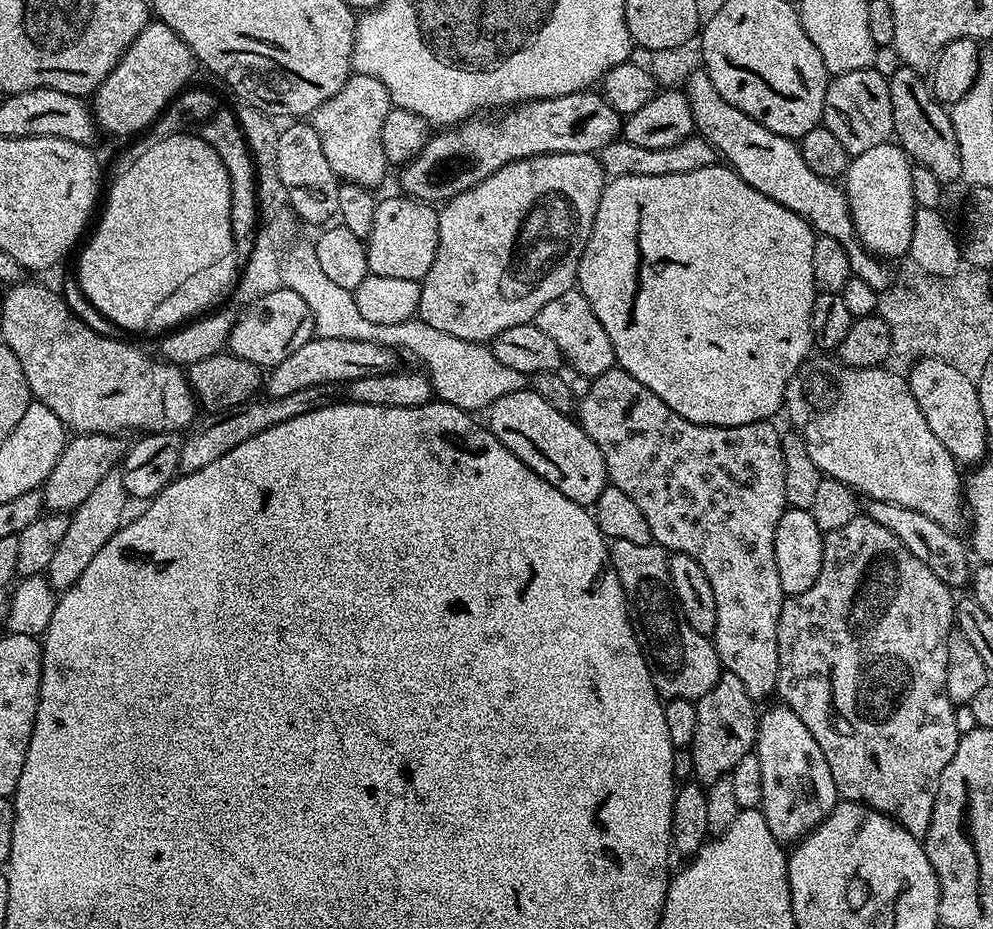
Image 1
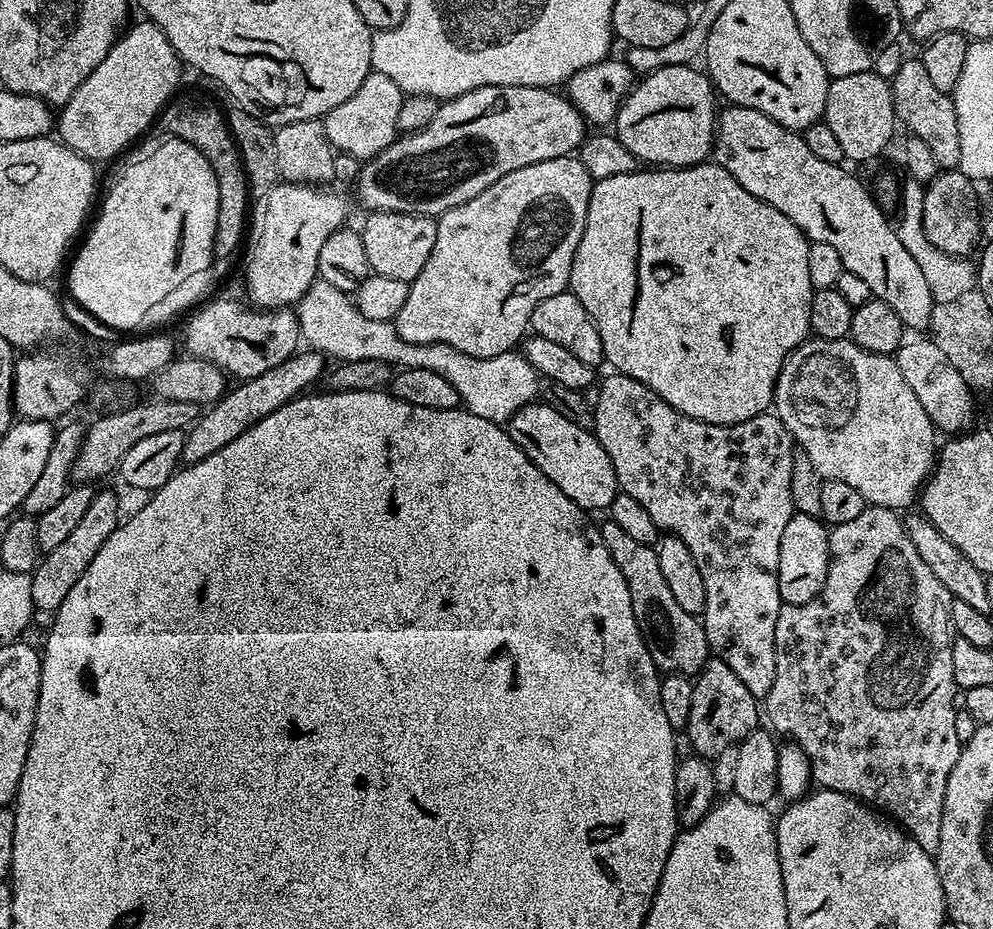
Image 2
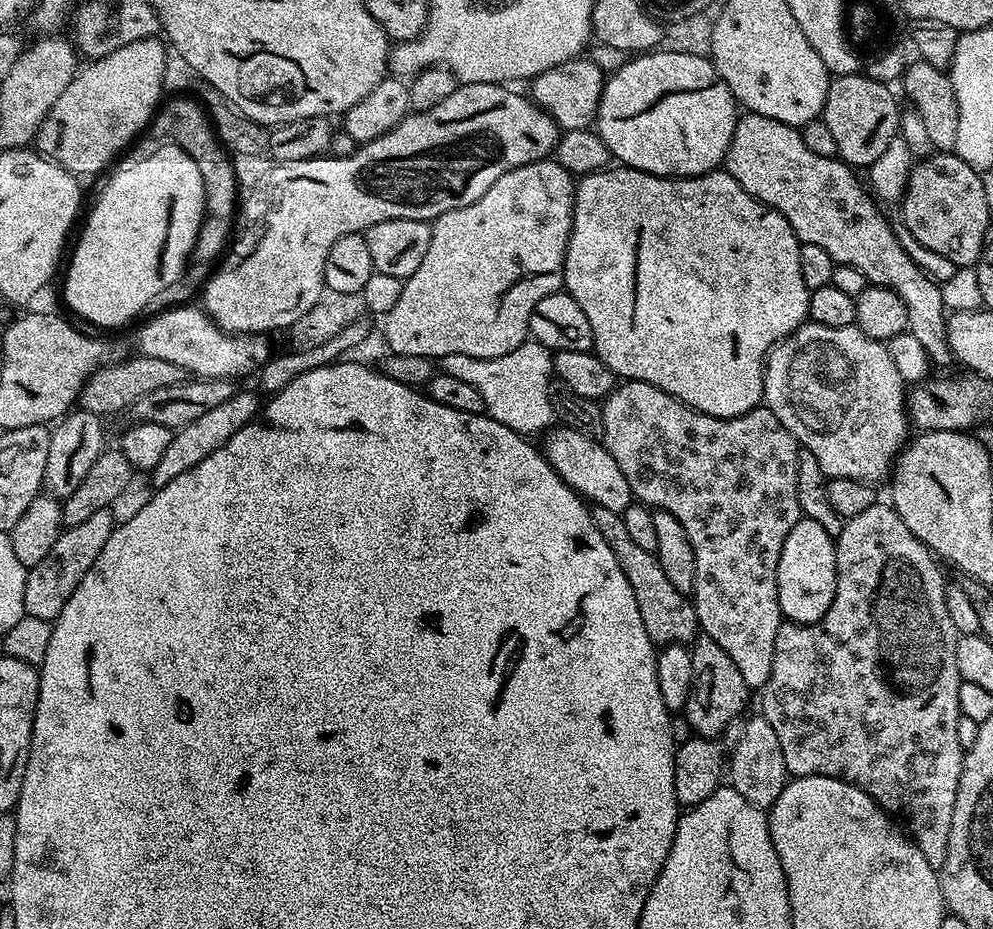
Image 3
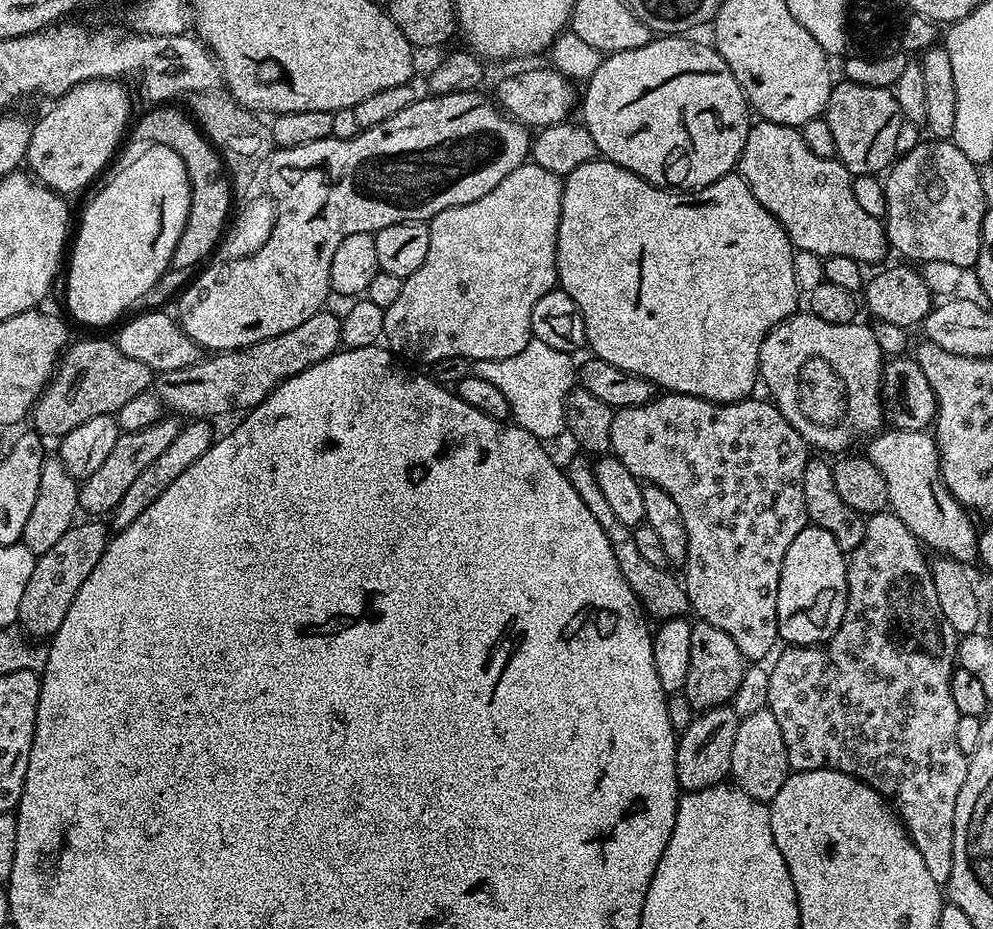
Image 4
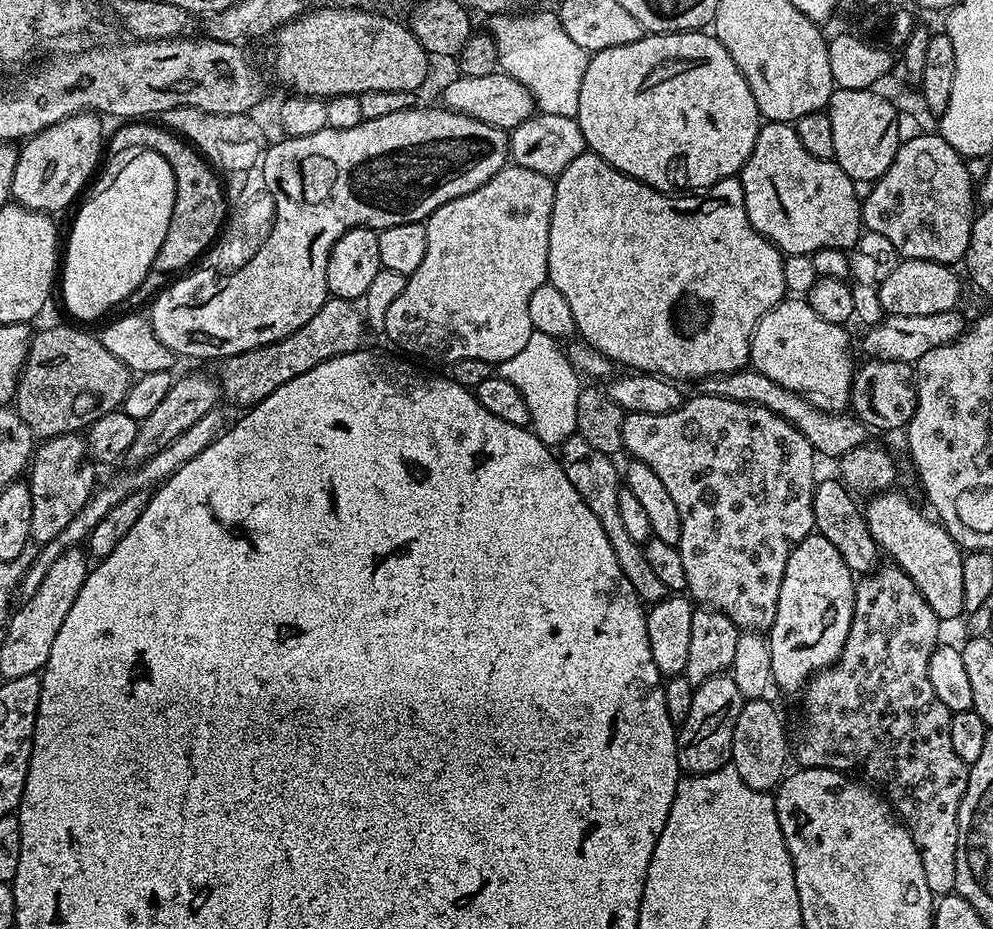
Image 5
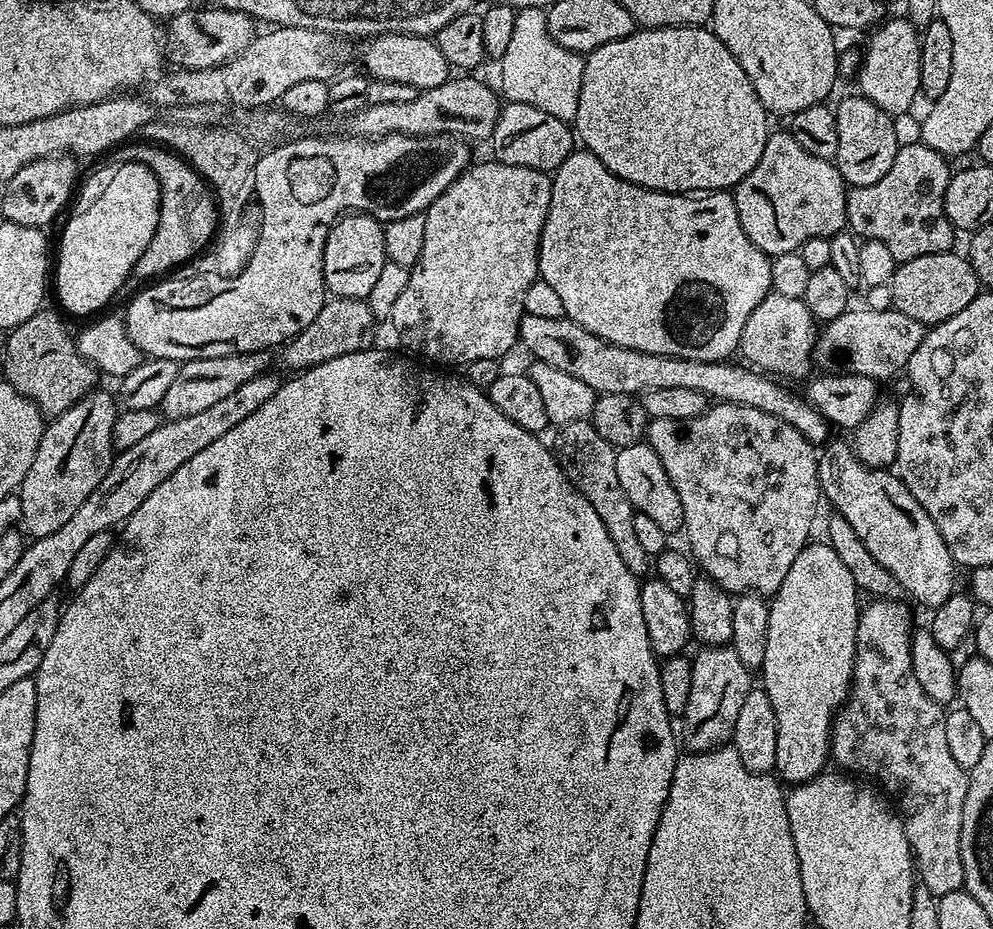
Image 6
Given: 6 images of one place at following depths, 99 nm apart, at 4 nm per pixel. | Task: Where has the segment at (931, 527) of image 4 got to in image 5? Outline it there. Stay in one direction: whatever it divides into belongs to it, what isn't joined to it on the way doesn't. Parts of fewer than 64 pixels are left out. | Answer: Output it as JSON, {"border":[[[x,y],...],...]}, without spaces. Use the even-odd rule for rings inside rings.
{"border":[[[755,370],[731,372],[729,376],[708,376],[699,381],[698,388],[706,396],[730,398],[734,402],[746,402],[747,404],[761,404],[766,410],[778,414],[783,420],[790,422],[790,426],[797,428],[806,438],[806,442],[810,442],[812,451],[821,457],[838,458],[842,454],[854,450],[859,444],[869,443],[870,440],[868,425],[857,420],[855,415],[818,410],[818,406],[814,406],[798,394],[794,394],[794,390],[786,390],[786,386],[778,386],[778,382],[766,378],[766,374]]]}

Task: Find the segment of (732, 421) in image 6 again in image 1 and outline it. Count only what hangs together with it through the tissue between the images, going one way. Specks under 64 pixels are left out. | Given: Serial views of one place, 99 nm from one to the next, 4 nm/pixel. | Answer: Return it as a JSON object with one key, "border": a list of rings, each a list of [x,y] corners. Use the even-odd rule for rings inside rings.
{"border":[[[619,366],[606,370],[606,374],[595,377],[589,384],[592,385],[585,390],[584,397],[581,400],[579,397],[578,400],[578,412],[580,408],[578,423],[584,429],[584,433],[592,439],[594,446],[602,450],[606,458],[611,487],[622,490],[622,494],[630,494],[631,500],[638,505],[638,510],[642,510],[646,522],[650,522],[652,539],[655,543],[669,553],[686,554],[694,558],[698,566],[702,566],[706,578],[710,578],[710,590],[714,590],[714,606],[718,610],[718,626],[714,643],[723,671],[734,674],[734,678],[741,680],[742,686],[746,686],[746,694],[750,694],[752,700],[763,702],[768,695],[771,697],[775,693],[778,682],[778,614],[782,610],[785,598],[782,582],[778,582],[778,562],[774,558],[774,530],[778,526],[778,518],[782,518],[784,509],[788,507],[786,462],[782,462],[782,442],[780,441],[781,429],[776,429],[775,423],[766,420],[750,422],[742,426],[710,426],[690,422],[682,418],[682,414],[670,410],[670,406],[666,406],[666,402],[662,402],[662,398],[658,398],[654,390],[646,390],[646,386],[638,382],[638,378],[634,378]]]}

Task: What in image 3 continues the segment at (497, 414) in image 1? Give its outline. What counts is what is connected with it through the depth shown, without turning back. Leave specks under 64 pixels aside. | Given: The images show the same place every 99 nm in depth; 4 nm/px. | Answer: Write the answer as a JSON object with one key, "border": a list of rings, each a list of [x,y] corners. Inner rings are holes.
{"border":[[[563,426],[553,427],[547,436],[548,441],[542,444],[542,451],[553,470],[576,491],[577,496],[589,505],[621,514],[634,503],[630,482],[626,482],[626,474],[622,474],[618,462],[610,458],[599,439]]]}

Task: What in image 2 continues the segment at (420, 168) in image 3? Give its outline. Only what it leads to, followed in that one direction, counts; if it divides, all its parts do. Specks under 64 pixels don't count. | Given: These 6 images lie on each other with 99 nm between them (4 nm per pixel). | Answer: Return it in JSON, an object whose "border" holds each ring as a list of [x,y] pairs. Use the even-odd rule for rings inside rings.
{"border":[[[483,84],[481,88],[470,90],[466,94],[456,96],[453,100],[443,101],[438,114],[434,114],[434,118],[430,118],[429,125],[417,132],[401,135],[389,148],[382,150],[382,154],[378,154],[373,160],[367,161],[361,167],[359,179],[354,184],[356,196],[360,199],[361,206],[364,207],[364,210],[373,212],[405,212],[406,214],[438,218],[443,212],[458,206],[462,202],[470,202],[470,198],[474,198],[474,194],[482,194],[482,190],[486,190],[486,186],[498,182],[498,178],[510,174],[510,170],[522,170],[522,166],[530,166],[534,162],[550,162],[550,158],[562,158],[563,156],[573,155],[579,149],[580,143],[584,141],[586,121],[583,114],[570,103],[567,95],[560,93],[559,96],[558,93],[559,91],[551,88]],[[278,182],[268,191],[269,210],[265,221],[264,234],[261,236],[260,248],[257,249],[257,257],[248,260],[248,296],[257,309],[271,310],[274,308],[286,308],[299,304],[306,290],[318,279],[318,253],[330,234],[345,227],[348,216],[348,204],[336,192],[324,192],[323,187],[311,184],[290,184]]]}

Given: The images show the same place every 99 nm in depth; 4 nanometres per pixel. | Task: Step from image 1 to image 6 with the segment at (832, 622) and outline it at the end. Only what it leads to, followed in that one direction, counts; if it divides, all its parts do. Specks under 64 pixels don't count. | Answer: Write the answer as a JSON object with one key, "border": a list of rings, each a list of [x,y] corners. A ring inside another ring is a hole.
{"border":[[[873,599],[865,603],[860,610],[858,618],[858,630],[856,631],[856,657],[854,658],[854,670],[852,671],[852,688],[848,692],[848,698],[844,702],[843,708],[836,713],[836,718],[832,722],[832,746],[830,756],[833,761],[837,760],[841,764],[839,767],[845,773],[861,772],[868,776],[876,768],[876,776],[880,779],[880,784],[896,799],[895,807],[904,826],[904,833],[908,839],[908,845],[912,848],[915,867],[918,869],[918,880],[930,890],[937,898],[946,894],[954,894],[964,887],[964,875],[962,874],[962,850],[960,849],[960,839],[962,838],[962,806],[966,802],[966,790],[968,789],[969,773],[958,762],[954,762],[954,757],[950,755],[950,745],[946,742],[946,712],[941,705],[936,704],[922,690],[918,678],[914,678],[914,666],[912,665],[912,616],[908,613],[907,603],[899,600]]]}

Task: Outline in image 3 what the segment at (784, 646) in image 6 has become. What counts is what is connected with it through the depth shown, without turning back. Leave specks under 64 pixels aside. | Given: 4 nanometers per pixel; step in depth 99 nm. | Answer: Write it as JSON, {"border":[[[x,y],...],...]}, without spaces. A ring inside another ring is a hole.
{"border":[[[802,518],[786,534],[786,542],[782,542],[782,554],[778,558],[778,602],[780,615],[785,621],[794,624],[816,624],[830,610],[830,602],[834,602],[836,593],[836,541],[818,522]]]}

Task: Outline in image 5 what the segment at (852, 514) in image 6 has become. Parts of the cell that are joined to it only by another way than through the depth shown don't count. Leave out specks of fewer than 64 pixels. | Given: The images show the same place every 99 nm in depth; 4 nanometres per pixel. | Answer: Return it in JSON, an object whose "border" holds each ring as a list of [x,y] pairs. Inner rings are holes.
{"border":[[[900,490],[882,492],[878,496],[873,496],[867,501],[863,509],[864,518],[868,523],[868,529],[873,538],[876,539],[876,547],[881,553],[886,554],[887,559],[896,563],[903,572],[907,572],[908,577],[918,586],[922,598],[930,602],[930,610],[942,622],[952,620],[956,615],[964,612],[964,599],[962,598],[962,562],[964,556],[959,544],[954,542],[954,538],[944,528],[943,524],[937,522],[927,511],[919,512]]]}

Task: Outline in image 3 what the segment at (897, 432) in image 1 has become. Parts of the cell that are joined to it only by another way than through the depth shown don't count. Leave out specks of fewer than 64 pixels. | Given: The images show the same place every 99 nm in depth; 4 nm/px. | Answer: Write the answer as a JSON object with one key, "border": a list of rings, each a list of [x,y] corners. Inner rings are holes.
{"border":[[[805,322],[771,352],[764,366],[763,403],[790,430],[801,448],[818,458],[825,477],[850,478],[863,484],[887,481],[892,465],[910,436],[906,383],[888,353],[887,343],[862,334],[855,326],[822,326]]]}

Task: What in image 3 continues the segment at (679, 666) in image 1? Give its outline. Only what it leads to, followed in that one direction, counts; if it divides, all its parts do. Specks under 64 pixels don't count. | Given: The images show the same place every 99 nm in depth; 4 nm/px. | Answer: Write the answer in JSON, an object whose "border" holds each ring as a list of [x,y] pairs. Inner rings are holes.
{"border":[[[593,507],[591,509],[594,526],[598,526],[598,534],[606,538],[606,546],[614,550],[618,558],[618,566],[622,566],[622,574],[626,574],[626,582],[634,590],[634,598],[638,598],[638,610],[642,614],[642,626],[646,626],[646,634],[650,634],[656,646],[688,646],[698,635],[696,608],[685,593],[674,590],[674,585],[666,579],[666,573],[651,552],[641,550],[630,539],[626,530],[623,515],[614,510]]]}

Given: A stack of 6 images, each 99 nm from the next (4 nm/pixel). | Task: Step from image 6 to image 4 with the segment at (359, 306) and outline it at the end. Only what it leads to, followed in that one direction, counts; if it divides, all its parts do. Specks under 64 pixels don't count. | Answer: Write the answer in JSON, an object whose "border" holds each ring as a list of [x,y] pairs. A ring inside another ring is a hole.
{"border":[[[332,311],[315,312],[302,326],[294,326],[294,330],[286,330],[286,334],[237,348],[235,352],[209,355],[209,360],[201,358],[182,370],[159,373],[154,380],[154,391],[169,413],[188,416],[184,418],[213,418],[239,408],[257,408],[283,380],[310,370],[310,366],[336,353],[341,347],[340,323],[341,317]]]}

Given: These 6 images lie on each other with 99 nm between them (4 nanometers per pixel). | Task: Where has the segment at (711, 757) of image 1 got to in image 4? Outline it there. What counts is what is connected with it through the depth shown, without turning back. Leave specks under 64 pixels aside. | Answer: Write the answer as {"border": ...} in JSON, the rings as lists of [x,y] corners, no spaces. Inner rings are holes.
{"border":[[[697,619],[690,630],[690,674],[686,674],[683,696],[694,710],[725,707],[738,690],[745,667],[744,655],[734,646],[734,638],[718,630],[718,626]]]}

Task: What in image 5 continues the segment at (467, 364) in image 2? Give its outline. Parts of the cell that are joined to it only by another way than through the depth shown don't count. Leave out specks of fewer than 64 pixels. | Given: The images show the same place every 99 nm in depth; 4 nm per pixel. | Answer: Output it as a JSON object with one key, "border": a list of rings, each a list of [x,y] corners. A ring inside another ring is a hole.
{"border":[[[532,331],[530,342],[514,354],[514,358],[503,360],[498,365],[498,375],[513,383],[526,398],[526,406],[530,406],[530,428],[541,442],[549,446],[566,443],[571,436],[577,435],[578,426],[578,394],[582,387],[582,377],[568,358],[567,351],[561,341],[550,334]]]}

